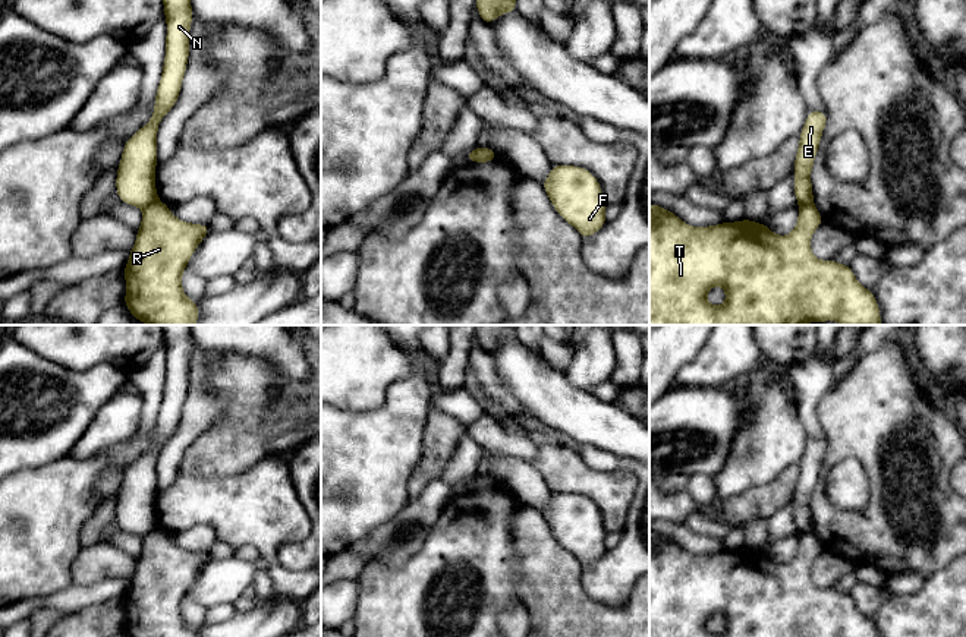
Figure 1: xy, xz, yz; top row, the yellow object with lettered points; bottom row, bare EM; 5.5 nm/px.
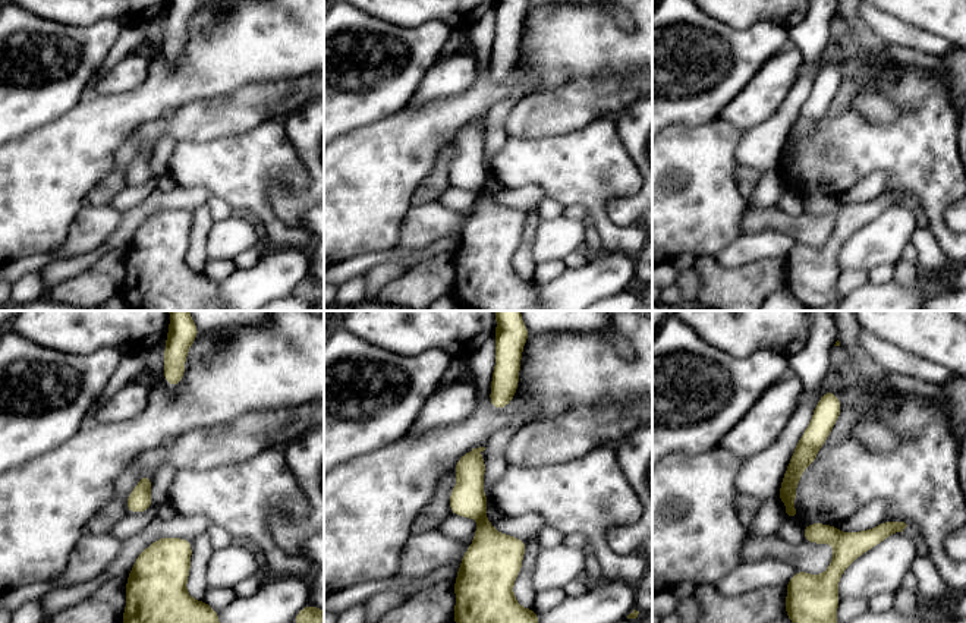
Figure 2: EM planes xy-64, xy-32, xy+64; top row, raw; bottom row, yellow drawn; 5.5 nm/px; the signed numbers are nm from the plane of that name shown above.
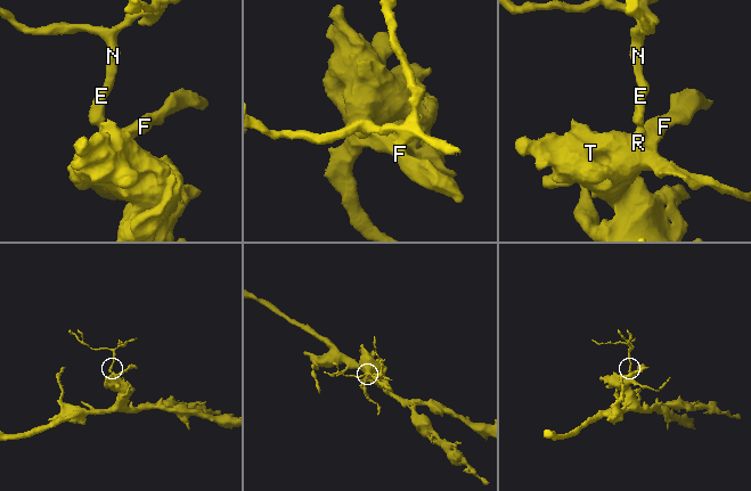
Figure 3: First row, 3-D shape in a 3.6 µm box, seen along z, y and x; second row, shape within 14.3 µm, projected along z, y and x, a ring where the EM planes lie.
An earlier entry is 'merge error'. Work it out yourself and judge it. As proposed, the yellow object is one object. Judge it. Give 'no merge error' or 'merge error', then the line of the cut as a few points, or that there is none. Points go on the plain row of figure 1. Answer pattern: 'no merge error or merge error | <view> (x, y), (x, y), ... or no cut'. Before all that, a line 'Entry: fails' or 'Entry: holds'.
Entry: holds
merge error | yz (812, 532), (799, 535)

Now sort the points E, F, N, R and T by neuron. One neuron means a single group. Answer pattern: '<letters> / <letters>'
E N / F R T

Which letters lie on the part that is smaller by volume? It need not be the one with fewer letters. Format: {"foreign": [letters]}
{"foreign": ["E", "N"]}

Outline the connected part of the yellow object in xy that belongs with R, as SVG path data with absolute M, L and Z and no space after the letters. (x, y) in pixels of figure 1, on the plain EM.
M155 527L147 536L136 558L135 574L123 596L128 637L199 637L182 616L182 600L210 561L210 551L177 548L170 534Z

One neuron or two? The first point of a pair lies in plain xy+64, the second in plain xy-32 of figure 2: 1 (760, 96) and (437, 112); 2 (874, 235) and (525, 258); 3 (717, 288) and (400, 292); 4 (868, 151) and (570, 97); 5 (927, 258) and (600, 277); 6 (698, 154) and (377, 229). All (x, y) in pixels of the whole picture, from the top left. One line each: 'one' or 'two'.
1: two
2: two
3: one
4: two
5: two
6: one

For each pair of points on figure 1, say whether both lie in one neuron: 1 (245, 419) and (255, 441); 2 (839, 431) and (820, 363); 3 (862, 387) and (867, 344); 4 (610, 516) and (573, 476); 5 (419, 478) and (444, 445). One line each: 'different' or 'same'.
1: same
2: different
3: different
4: same
5: same

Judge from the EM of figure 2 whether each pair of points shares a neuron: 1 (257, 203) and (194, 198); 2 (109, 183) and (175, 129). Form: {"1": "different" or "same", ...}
{"1": "different", "2": "same"}

